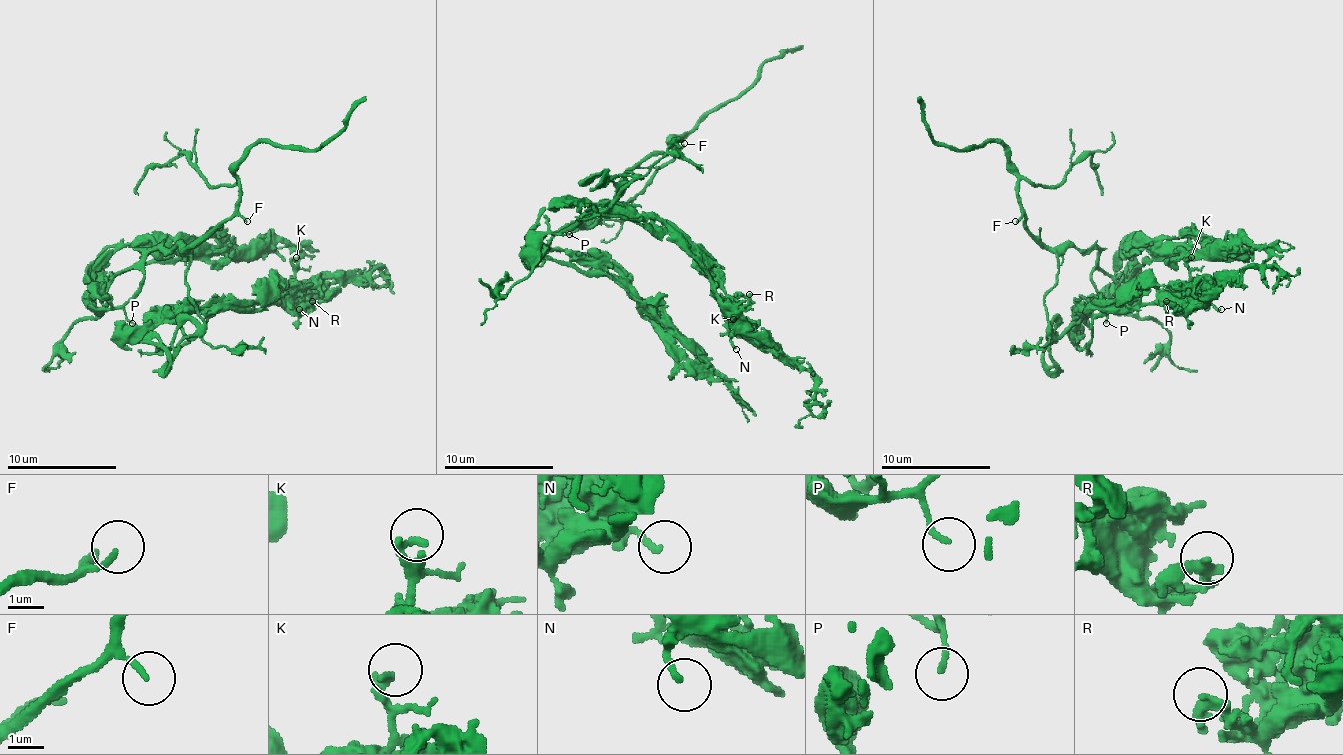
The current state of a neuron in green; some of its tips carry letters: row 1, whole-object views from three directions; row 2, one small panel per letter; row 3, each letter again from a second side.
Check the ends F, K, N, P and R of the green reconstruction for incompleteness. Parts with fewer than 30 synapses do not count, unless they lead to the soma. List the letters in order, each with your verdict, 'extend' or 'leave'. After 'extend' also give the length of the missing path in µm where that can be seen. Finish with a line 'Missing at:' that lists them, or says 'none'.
F: extend; about 20 µm are missing
K: leave
N: leave
P: leave
R: leave
Missing at: F

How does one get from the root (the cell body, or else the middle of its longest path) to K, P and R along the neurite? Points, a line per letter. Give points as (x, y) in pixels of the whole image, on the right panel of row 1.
K: (1048, 290), (1046, 309), (1051, 331), (1059, 336), (1081, 312), (1139, 309), (1169, 298), (1188, 279), (1191, 257)
P: (1048, 290), (1056, 282), (1056, 268), (1070, 246), (1098, 249), (1092, 284), (1106, 306), (1106, 323)
R: (1048, 290), (1046, 309), (1056, 336), (1081, 312), (1139, 309), (1144, 304), (1169, 304), (1174, 312), (1166, 301)

